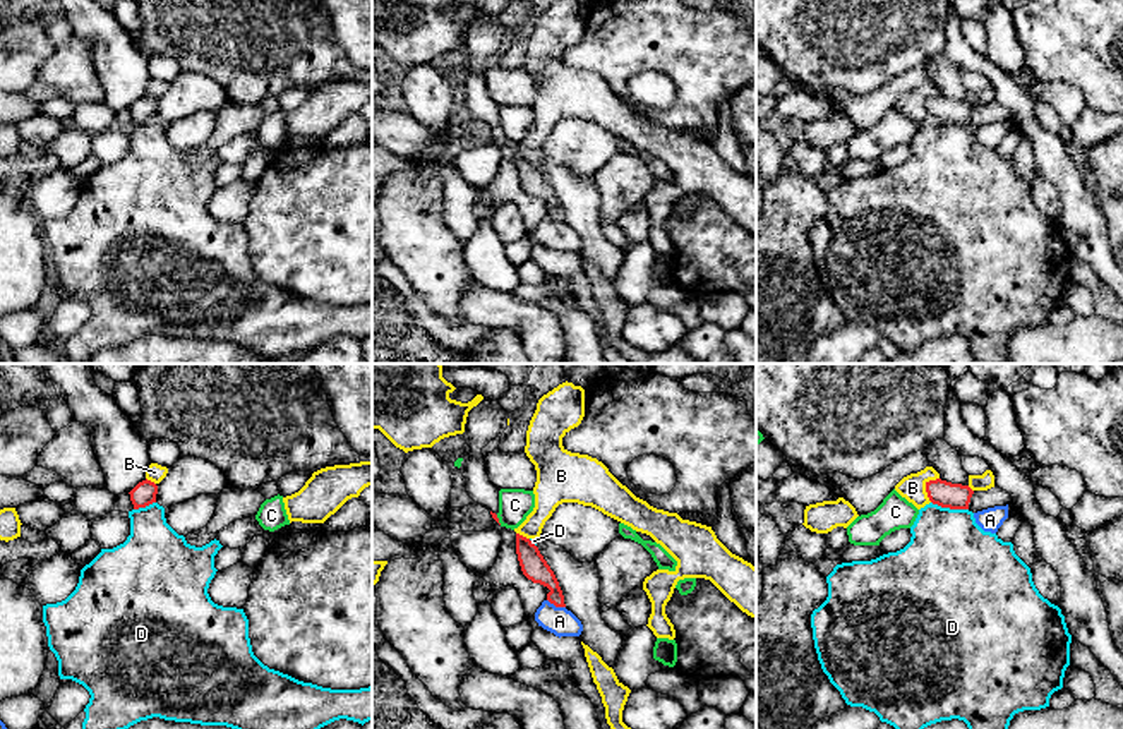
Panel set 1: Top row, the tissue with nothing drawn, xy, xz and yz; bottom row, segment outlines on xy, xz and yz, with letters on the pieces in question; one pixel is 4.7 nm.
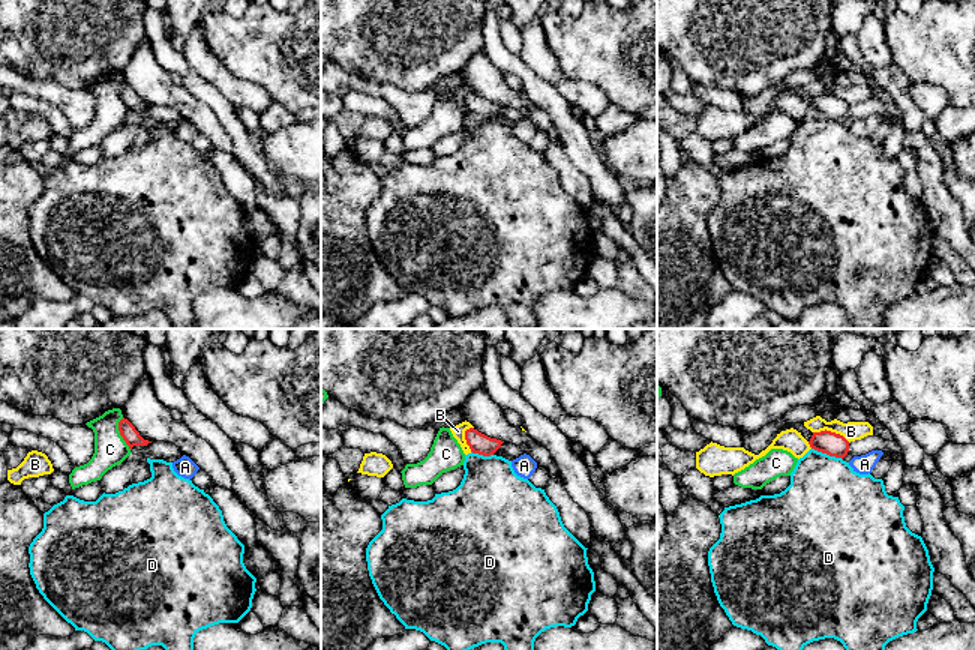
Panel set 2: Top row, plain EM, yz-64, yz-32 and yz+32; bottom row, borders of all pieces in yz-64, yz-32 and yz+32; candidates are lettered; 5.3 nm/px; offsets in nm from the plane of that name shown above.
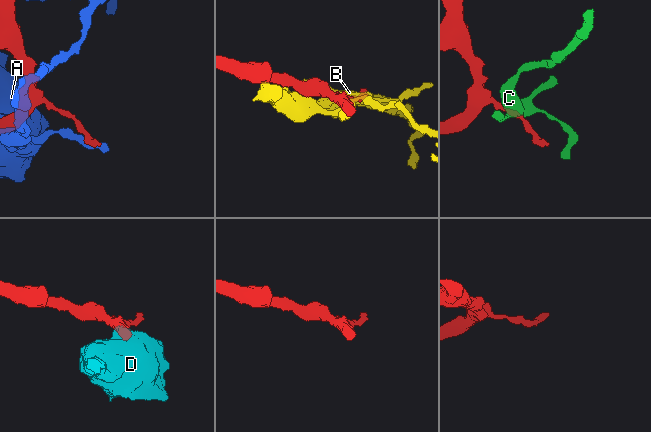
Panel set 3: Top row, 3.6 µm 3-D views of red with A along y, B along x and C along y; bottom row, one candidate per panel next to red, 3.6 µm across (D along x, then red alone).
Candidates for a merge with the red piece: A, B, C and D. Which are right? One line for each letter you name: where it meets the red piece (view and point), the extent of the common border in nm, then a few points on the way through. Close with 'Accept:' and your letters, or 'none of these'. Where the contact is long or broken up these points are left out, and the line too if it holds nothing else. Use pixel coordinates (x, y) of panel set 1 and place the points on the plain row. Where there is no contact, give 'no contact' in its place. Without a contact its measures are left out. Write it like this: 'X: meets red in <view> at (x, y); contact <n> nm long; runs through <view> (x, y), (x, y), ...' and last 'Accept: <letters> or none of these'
Accept: none of these

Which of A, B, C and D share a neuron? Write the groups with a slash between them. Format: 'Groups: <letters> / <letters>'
Groups: A / B / C / D

